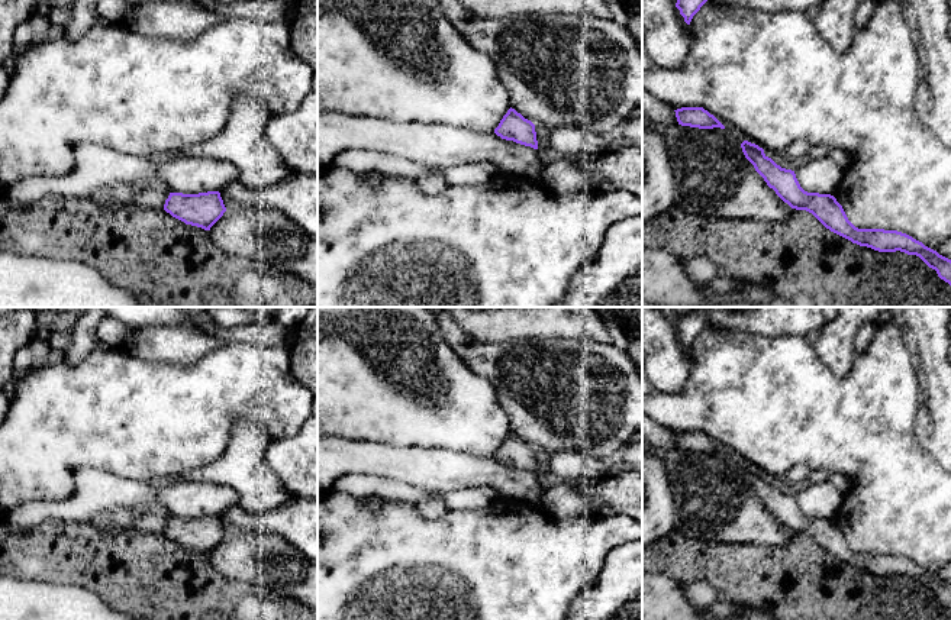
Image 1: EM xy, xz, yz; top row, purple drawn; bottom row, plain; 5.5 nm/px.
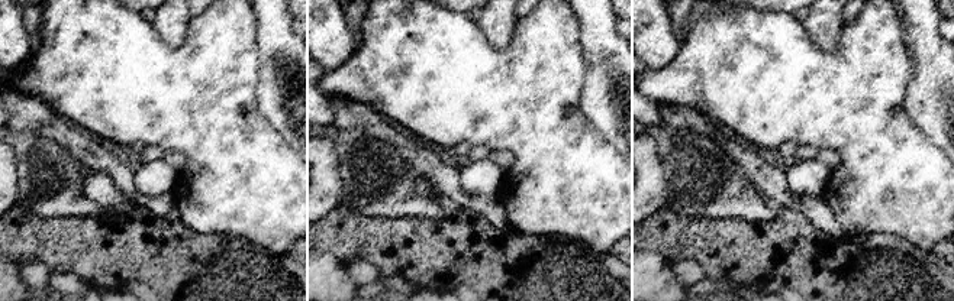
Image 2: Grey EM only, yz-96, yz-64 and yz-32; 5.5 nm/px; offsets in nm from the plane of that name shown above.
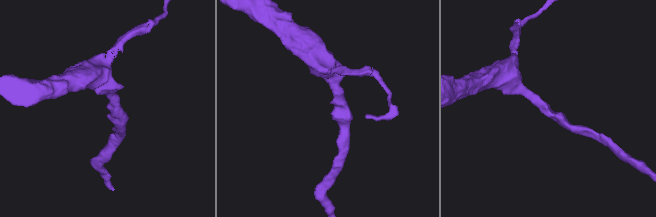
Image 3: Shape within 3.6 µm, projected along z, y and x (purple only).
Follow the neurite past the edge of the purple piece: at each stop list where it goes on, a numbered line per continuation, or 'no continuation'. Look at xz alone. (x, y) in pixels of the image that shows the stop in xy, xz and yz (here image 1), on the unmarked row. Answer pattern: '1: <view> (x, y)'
no continuation

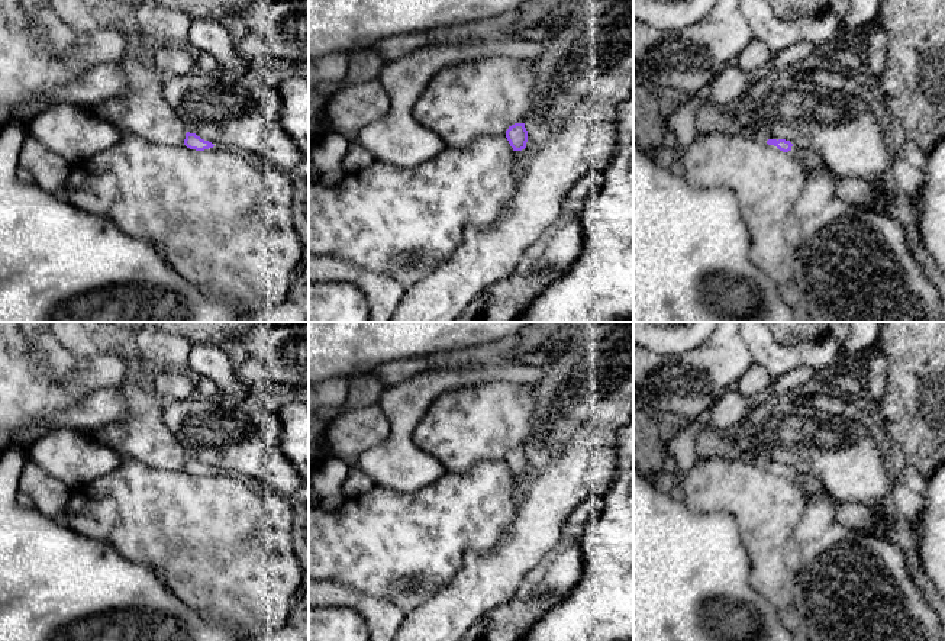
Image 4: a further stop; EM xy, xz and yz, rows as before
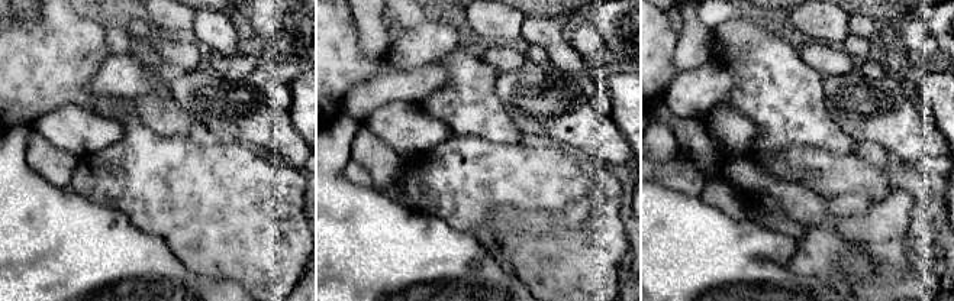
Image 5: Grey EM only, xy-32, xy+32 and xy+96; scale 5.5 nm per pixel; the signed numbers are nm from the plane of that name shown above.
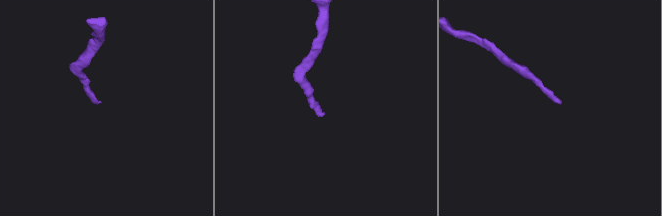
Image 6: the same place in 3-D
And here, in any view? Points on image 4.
1: yz (797, 477)

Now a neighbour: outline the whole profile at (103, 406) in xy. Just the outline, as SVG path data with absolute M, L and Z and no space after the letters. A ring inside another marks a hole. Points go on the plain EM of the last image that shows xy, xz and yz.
M104 387L86 394L74 408L49 415L41 423L32 423L19 434L19 442L28 450L35 441L45 437L51 428L75 428L90 432L115 422L123 422L129 416L120 387Z

